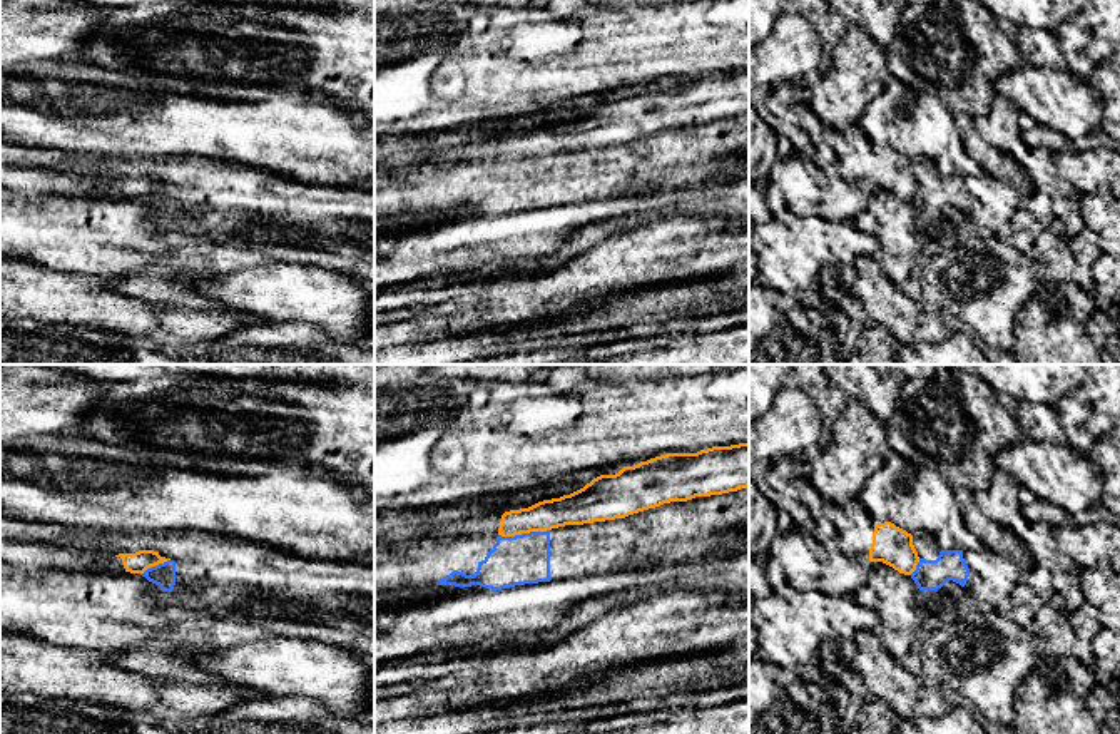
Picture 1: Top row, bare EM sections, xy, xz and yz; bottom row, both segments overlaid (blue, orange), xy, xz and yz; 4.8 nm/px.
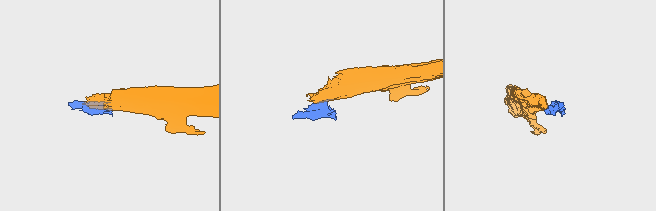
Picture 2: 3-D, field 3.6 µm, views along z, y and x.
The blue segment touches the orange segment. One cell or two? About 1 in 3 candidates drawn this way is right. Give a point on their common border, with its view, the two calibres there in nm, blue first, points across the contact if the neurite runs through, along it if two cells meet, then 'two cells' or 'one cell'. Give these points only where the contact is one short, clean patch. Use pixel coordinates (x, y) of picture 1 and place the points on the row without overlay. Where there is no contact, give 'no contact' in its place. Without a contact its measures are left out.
meets blue in xz at (524, 159); 240 nm thick on the blue side, 140 nm on the other; border along xz (549, 154), (498, 161); two cells

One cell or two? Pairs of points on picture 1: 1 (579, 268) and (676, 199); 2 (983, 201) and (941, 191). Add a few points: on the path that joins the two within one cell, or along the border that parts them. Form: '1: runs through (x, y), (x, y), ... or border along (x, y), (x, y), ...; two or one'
1: border along (691, 209), (667, 211), (657, 216); two
2: runs through (973, 194), (952, 191); one

